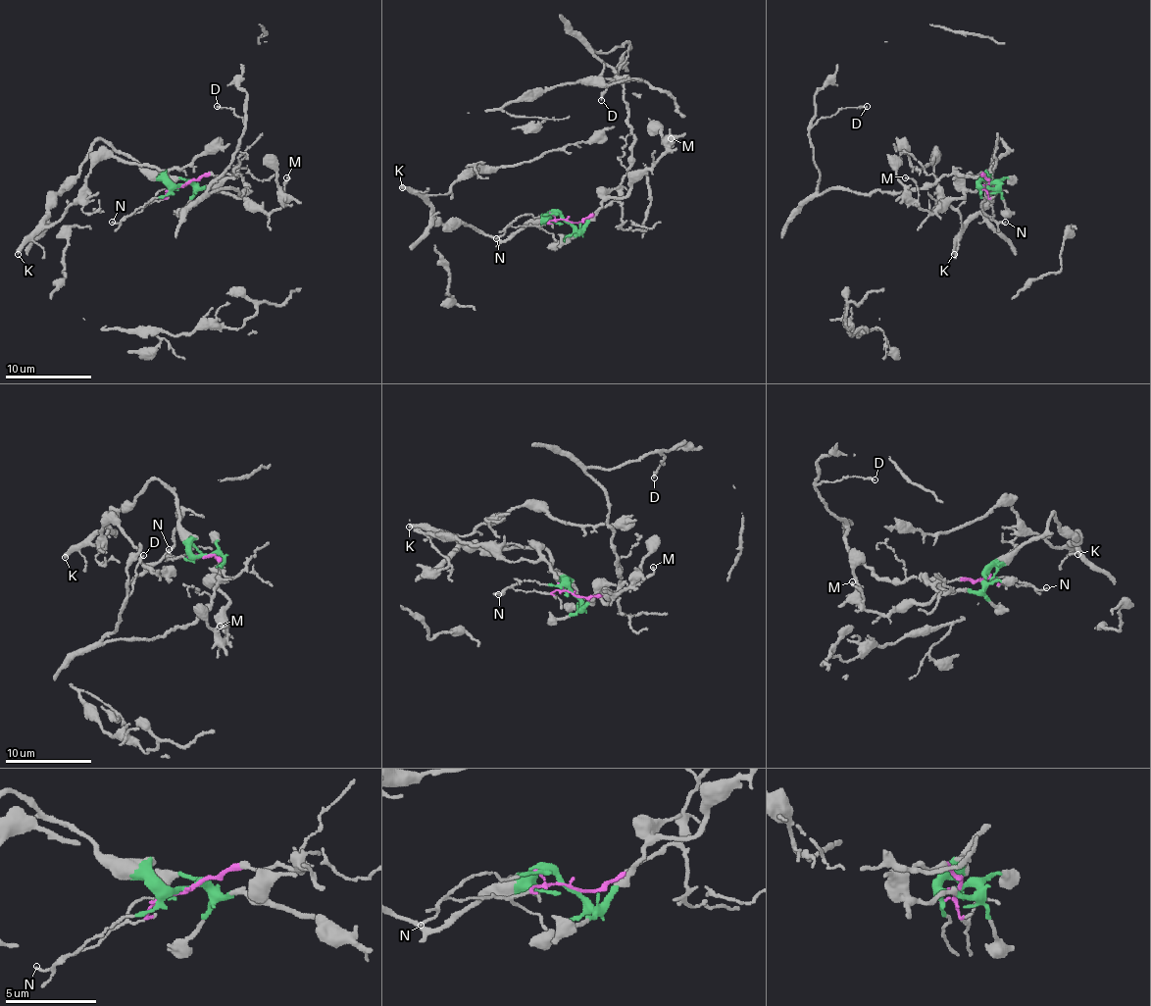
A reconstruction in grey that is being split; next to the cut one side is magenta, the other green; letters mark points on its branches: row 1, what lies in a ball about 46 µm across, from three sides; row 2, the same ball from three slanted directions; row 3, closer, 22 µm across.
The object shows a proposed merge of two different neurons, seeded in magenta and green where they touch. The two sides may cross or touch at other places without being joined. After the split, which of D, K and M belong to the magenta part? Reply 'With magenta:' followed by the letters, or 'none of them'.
With magenta: D

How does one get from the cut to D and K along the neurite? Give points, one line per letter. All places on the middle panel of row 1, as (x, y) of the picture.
D: (570, 221), (582, 223), (619, 197), (629, 167), (633, 143), (621, 78), (591, 51), (629, 44), (602, 100)
K: (567, 221), (526, 223), (505, 240), (481, 233), (466, 223), (440, 223), (423, 199), (401, 186)

